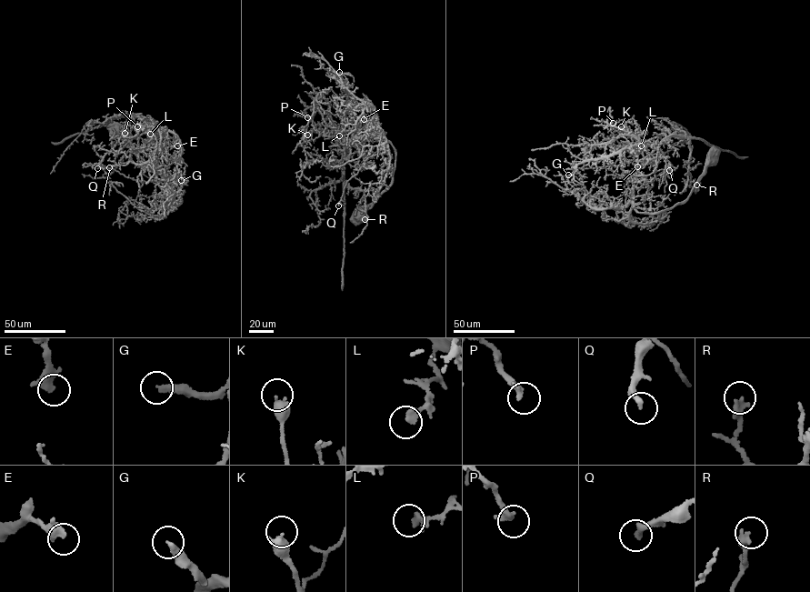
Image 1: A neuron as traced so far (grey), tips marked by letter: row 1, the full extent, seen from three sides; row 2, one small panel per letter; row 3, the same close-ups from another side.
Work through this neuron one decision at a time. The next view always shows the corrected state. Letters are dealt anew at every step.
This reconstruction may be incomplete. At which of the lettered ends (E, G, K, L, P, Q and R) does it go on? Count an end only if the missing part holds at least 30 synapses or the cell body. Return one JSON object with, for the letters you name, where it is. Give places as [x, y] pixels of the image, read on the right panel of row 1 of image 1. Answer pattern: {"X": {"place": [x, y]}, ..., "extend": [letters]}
{"extend": []}

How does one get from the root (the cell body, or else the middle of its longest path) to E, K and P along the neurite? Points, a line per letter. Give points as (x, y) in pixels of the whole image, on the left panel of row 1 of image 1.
E: (116, 133), (174, 185), (171, 193), (150, 146), (148, 131), (158, 127), (171, 131), (177, 145)
K: (116, 133), (174, 185), (173, 192), (150, 146), (148, 131), (154, 125), (141, 127), (132, 137), (124, 133)
P: (116, 133), (174, 185), (172, 193), (150, 146), (148, 131), (155, 124), (147, 127), (139, 124), (137, 126)

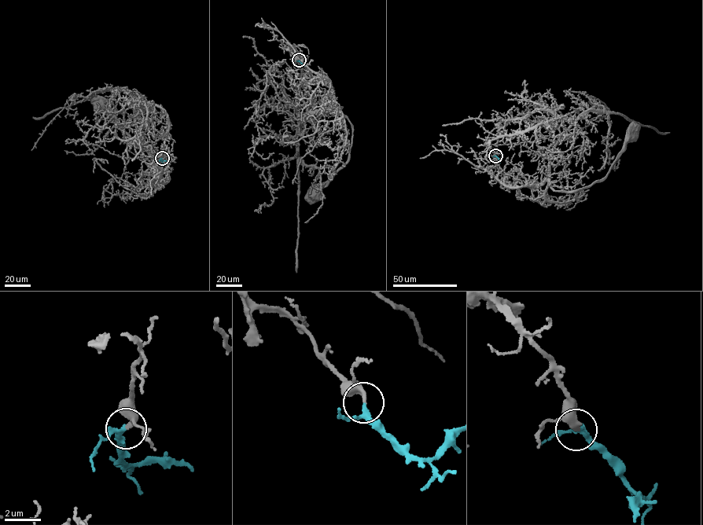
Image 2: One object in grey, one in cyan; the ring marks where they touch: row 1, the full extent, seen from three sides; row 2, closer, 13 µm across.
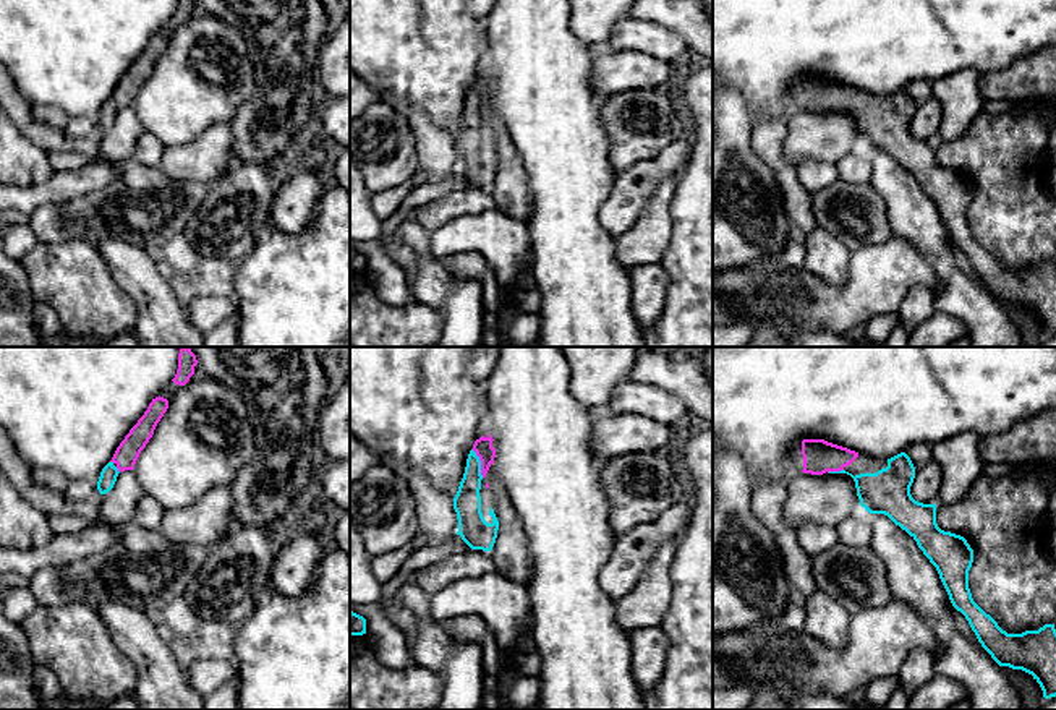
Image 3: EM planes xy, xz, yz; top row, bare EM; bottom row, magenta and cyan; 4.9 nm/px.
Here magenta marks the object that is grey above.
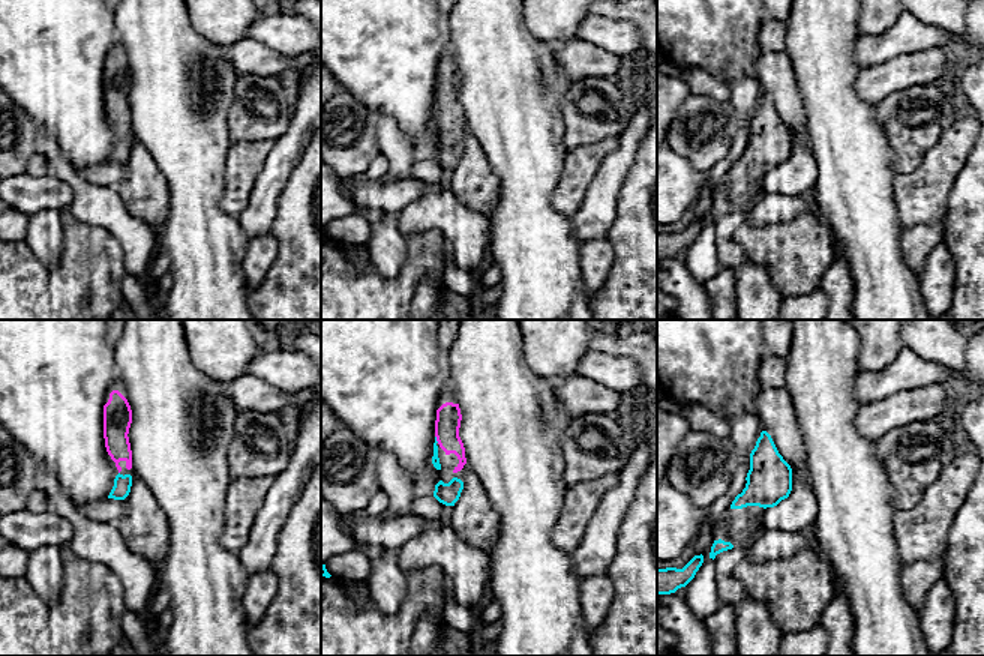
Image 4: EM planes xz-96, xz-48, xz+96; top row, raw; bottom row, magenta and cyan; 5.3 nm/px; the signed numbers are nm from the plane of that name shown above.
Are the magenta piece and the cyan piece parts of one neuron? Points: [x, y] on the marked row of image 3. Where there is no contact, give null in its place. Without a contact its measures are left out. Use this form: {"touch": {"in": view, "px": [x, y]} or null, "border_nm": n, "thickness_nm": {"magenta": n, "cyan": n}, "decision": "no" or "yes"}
{"touch": {"in": "xz", "px": [481, 464]}, "border_nm": 160, "thickness_nm": {"magenta": 90, "cyan": 140}, "decision": "yes"}

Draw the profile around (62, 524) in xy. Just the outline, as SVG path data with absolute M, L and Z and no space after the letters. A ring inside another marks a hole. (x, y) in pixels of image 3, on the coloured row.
M53 514L49 515L49 525L55 535L76 535L83 530L84 522L73 514Z

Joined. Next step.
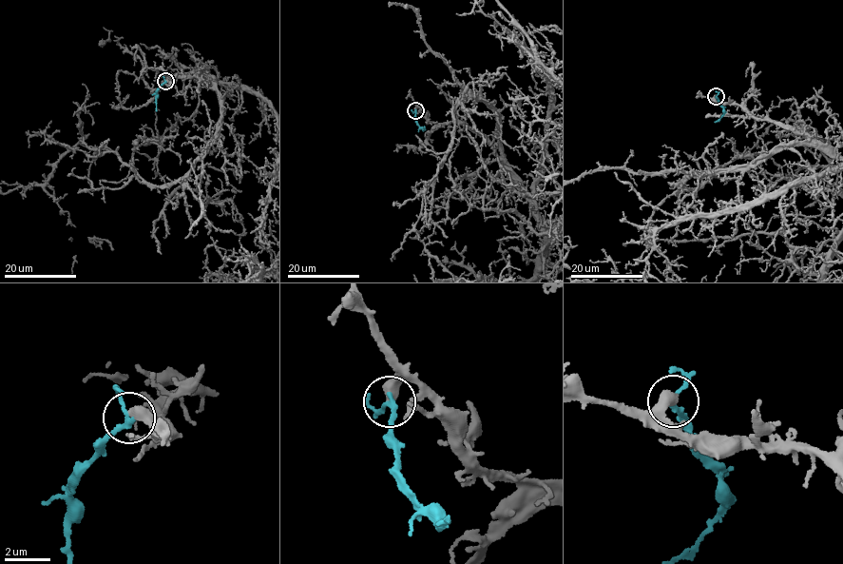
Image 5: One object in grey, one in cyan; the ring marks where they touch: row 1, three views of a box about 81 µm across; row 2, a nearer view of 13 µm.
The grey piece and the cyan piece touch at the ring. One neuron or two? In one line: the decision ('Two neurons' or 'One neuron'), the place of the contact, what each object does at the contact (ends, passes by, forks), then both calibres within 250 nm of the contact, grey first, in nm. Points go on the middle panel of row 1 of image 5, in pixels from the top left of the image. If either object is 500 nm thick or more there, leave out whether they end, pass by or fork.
One neuron. Place: (415, 110). Thickness 500 nm (grey) against 200 nm

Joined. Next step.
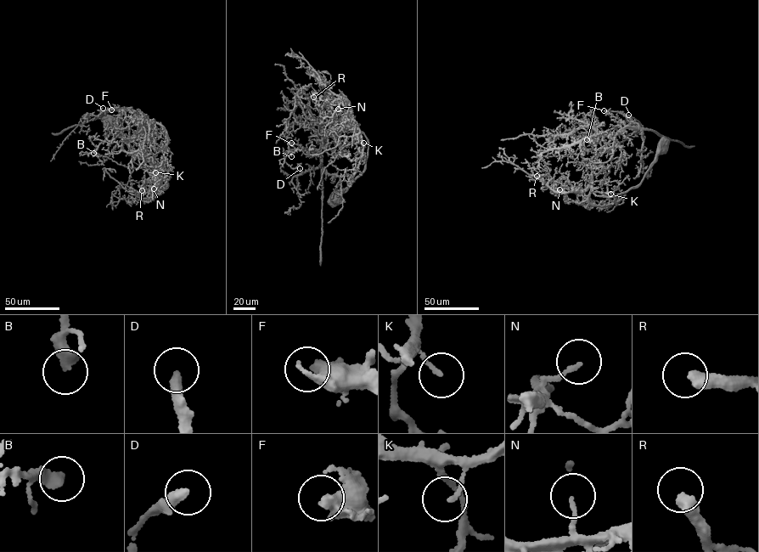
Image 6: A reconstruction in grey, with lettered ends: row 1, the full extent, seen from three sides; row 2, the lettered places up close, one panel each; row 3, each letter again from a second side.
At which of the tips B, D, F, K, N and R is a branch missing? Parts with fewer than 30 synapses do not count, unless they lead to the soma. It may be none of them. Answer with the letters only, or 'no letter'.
F

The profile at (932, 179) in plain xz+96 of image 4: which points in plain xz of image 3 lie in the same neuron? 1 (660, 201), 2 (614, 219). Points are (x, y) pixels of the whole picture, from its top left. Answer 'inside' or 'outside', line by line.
1: outside
2: inside

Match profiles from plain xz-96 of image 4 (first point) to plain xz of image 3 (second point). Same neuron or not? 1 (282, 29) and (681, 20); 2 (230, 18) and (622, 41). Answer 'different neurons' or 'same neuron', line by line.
1: different neurons
2: different neurons

